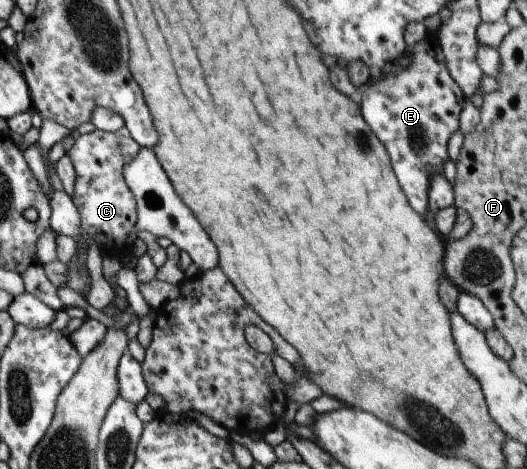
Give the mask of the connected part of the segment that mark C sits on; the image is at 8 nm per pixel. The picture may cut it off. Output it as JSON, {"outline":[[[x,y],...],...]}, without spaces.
{"outline":[[[124,126],[116,132],[100,129],[75,138],[67,155],[75,170],[74,204],[80,216],[80,238],[86,244],[96,244],[121,263],[139,250],[138,244],[128,244],[128,236],[135,233],[137,202],[124,180],[124,166],[132,162],[141,146]]]}

